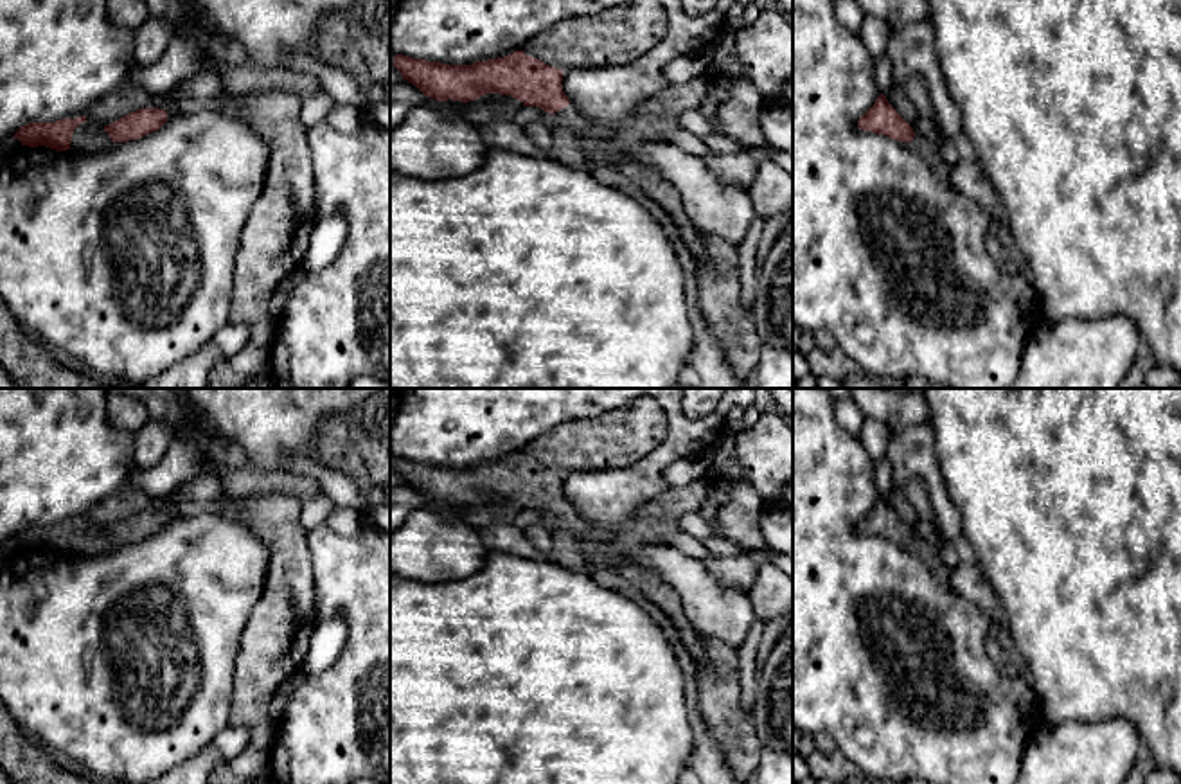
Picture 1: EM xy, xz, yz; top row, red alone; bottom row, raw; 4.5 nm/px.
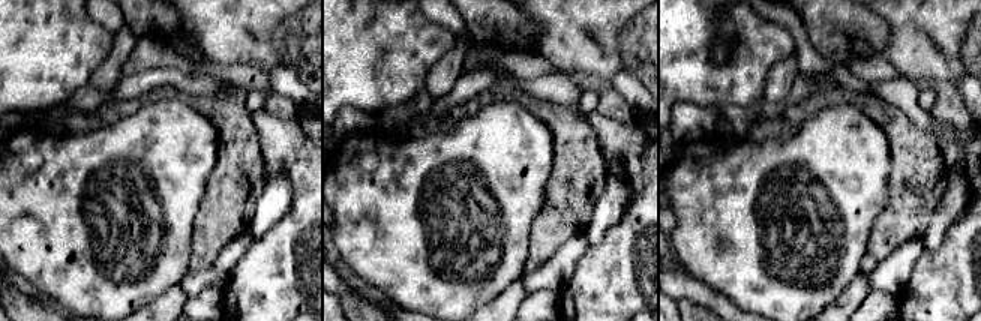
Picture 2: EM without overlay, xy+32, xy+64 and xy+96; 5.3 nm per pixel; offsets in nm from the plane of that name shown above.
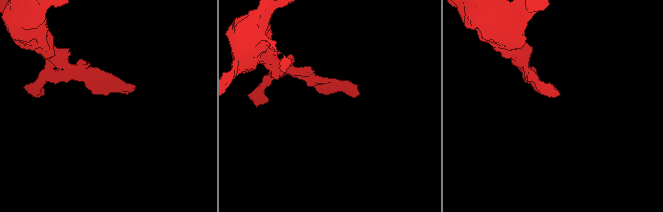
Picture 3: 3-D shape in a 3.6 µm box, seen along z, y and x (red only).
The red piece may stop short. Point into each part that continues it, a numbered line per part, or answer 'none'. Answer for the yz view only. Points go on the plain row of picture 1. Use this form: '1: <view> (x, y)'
1: yz (921, 549)

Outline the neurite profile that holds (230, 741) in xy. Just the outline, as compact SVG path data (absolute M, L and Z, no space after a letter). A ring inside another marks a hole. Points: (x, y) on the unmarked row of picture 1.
M226 726L212 741L218 752L223 755L225 762L239 757L239 753L248 746L248 730Z

